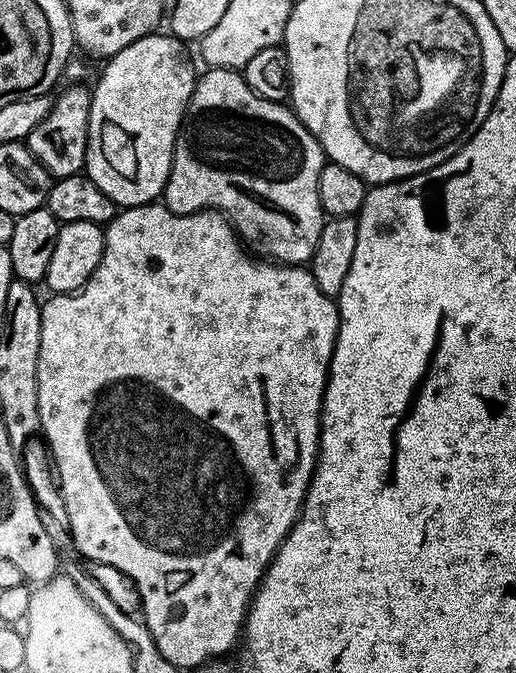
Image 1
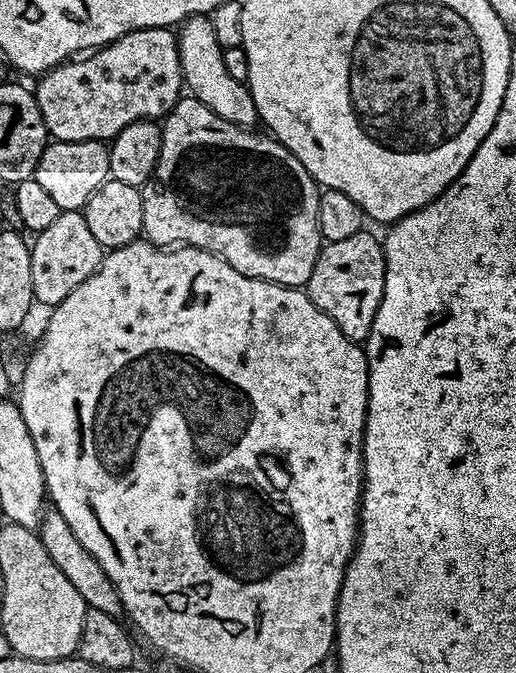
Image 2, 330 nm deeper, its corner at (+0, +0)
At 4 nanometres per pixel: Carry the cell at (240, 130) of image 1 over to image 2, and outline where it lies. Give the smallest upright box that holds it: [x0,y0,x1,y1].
[142,94,322,288]

